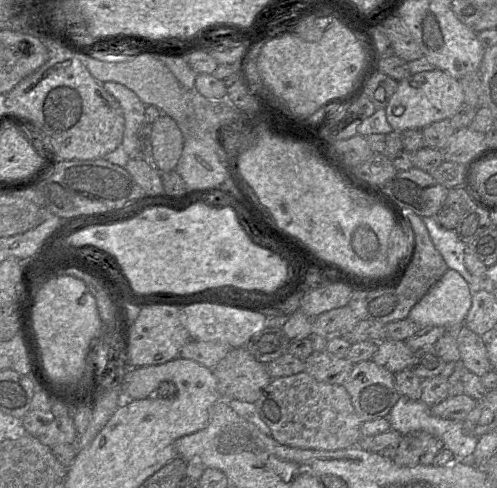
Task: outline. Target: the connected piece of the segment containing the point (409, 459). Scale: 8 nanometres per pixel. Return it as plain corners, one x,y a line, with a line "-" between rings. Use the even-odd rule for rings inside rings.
414,431
402,436
393,462
405,467
431,465
443,448
442,440
436,436
425,431

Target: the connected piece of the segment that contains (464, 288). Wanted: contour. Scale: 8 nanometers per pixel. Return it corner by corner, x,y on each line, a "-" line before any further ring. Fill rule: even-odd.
448,269
412,308
408,318
419,327
440,326
448,332
464,325
473,291
462,275

